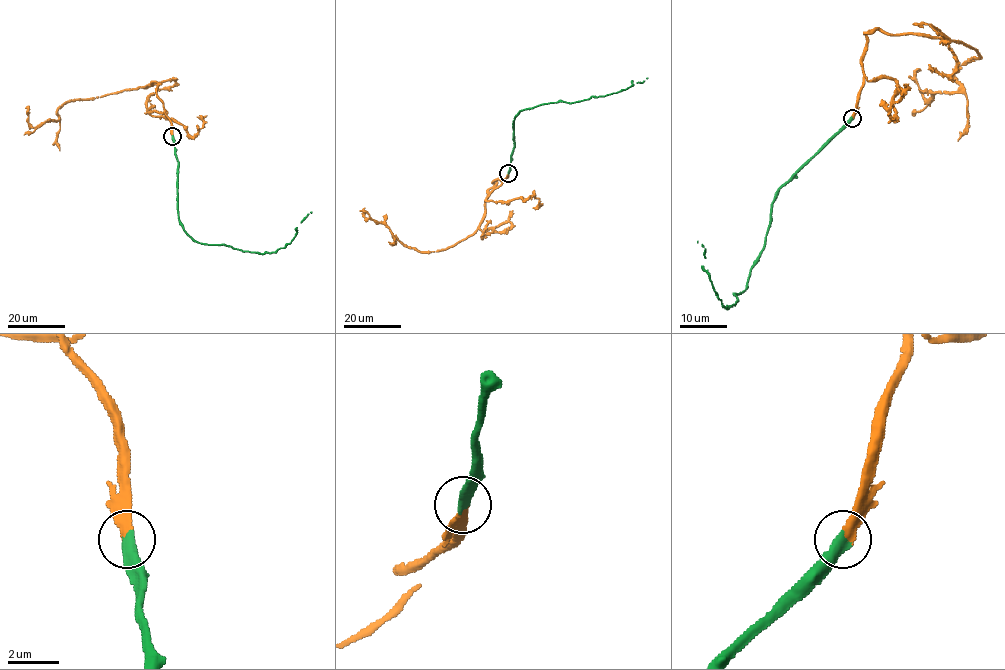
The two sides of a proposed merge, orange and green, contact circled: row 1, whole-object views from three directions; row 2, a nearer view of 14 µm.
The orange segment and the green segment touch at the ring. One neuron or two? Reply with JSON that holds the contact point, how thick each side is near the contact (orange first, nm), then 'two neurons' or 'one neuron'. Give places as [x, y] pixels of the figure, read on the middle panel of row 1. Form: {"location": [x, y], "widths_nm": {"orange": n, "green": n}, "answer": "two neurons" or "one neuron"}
{"location": [508, 173], "widths_nm": {"orange": 360, "green": 480}, "answer": "one neuron"}

